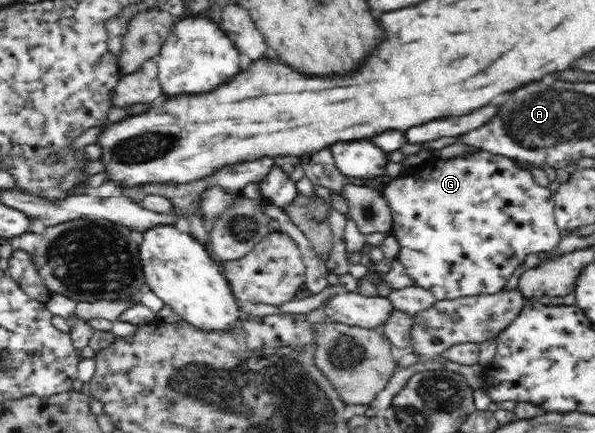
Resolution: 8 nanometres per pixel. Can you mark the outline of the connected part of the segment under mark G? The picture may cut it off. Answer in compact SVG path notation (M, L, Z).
M486 150L454 159L433 158L418 173L390 181L381 195L392 212L392 231L400 246L397 260L413 283L433 293L436 300L500 292L527 255L556 249L564 233L556 223L552 192L538 185L515 159Z

